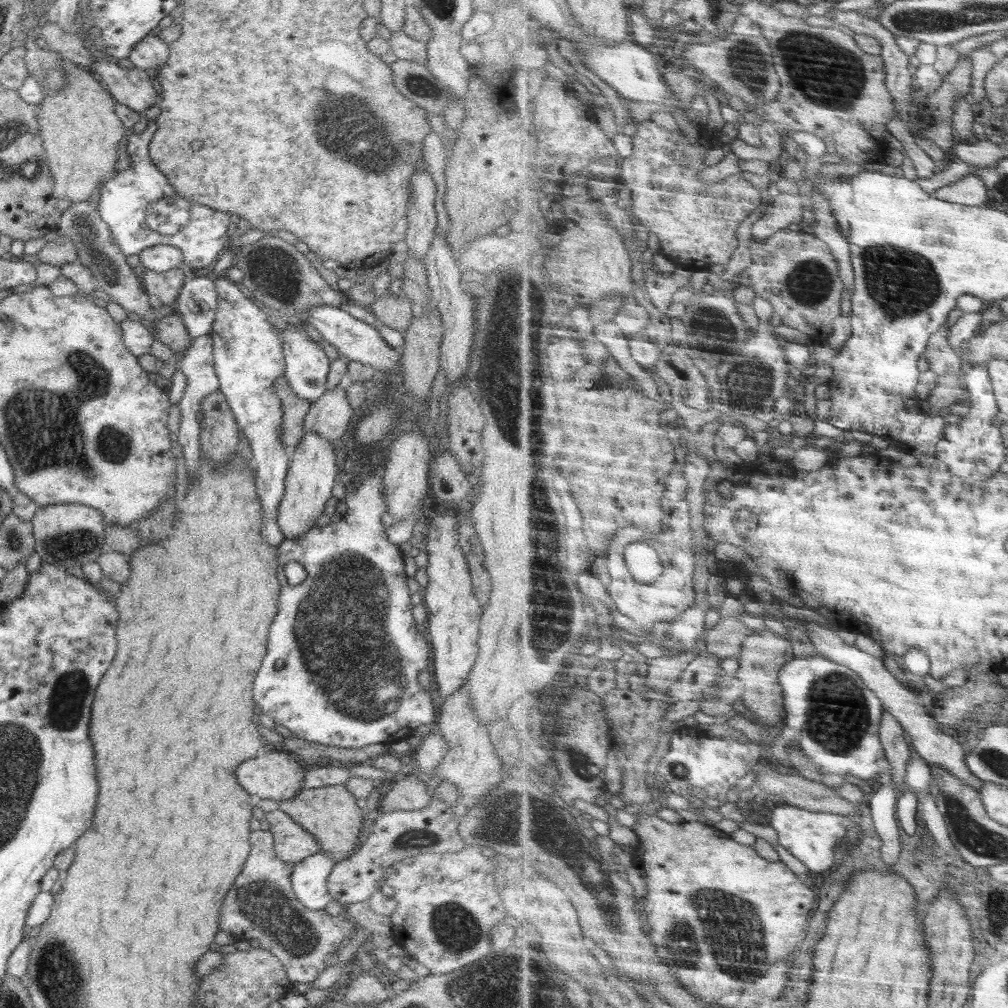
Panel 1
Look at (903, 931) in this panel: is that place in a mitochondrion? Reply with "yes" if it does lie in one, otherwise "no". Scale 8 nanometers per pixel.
no

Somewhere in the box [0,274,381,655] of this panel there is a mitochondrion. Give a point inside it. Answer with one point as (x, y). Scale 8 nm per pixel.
(46, 438)

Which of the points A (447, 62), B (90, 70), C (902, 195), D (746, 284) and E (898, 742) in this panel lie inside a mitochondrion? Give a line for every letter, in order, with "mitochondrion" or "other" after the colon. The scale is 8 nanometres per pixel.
A: other
B: other
C: other
D: other
E: other

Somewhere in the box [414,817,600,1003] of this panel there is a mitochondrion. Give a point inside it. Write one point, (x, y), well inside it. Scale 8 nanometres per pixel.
(453, 925)

